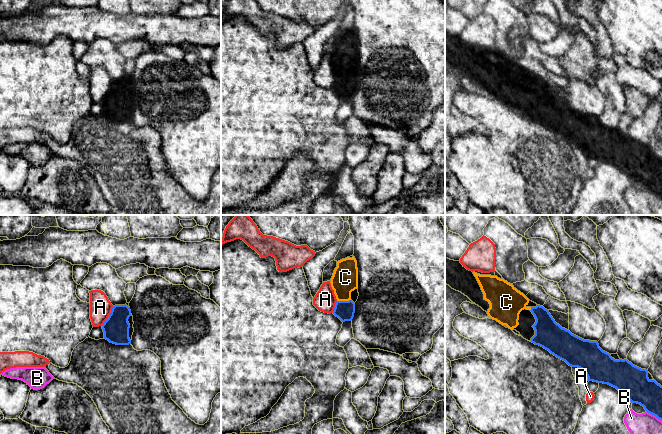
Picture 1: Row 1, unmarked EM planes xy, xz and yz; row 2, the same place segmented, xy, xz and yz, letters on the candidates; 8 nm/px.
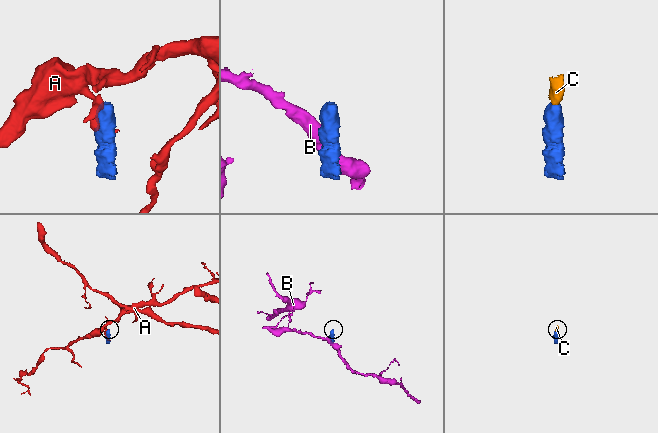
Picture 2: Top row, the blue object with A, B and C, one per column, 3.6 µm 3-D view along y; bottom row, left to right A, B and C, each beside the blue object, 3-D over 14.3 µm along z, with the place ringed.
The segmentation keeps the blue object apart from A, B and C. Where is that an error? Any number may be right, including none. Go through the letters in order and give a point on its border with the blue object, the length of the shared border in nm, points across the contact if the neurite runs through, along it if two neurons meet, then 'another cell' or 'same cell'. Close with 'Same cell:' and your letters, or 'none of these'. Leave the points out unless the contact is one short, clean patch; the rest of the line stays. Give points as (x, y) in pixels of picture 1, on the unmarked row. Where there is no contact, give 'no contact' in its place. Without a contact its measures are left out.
A: meets blue in xy at (109, 92); contact 190 nm long; another cell
B: meets blue in yz at (654, 191); contact 150 nm long; border along yz (646, 187), (655, 191), (661, 197); another cell
C: meets blue in xz at (343, 77); contact 110 nm long; runs through xz (344, 86), (343, 77), (343, 58), (345, 53); same cell
Same cell: C

